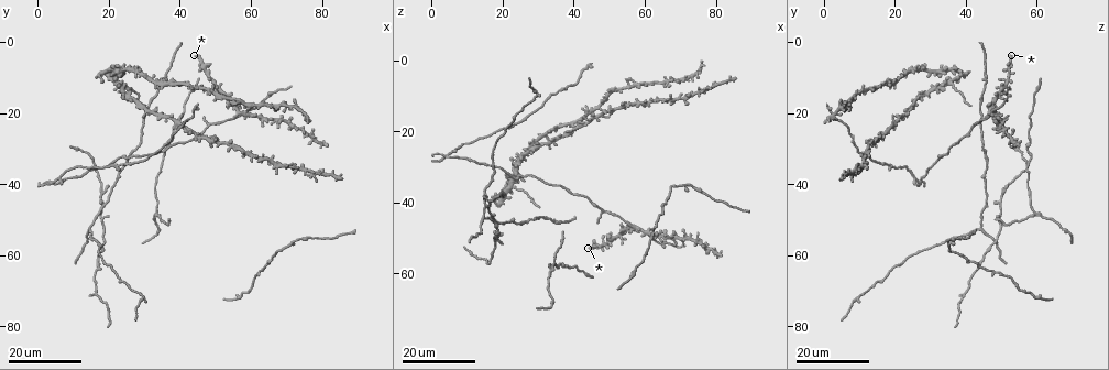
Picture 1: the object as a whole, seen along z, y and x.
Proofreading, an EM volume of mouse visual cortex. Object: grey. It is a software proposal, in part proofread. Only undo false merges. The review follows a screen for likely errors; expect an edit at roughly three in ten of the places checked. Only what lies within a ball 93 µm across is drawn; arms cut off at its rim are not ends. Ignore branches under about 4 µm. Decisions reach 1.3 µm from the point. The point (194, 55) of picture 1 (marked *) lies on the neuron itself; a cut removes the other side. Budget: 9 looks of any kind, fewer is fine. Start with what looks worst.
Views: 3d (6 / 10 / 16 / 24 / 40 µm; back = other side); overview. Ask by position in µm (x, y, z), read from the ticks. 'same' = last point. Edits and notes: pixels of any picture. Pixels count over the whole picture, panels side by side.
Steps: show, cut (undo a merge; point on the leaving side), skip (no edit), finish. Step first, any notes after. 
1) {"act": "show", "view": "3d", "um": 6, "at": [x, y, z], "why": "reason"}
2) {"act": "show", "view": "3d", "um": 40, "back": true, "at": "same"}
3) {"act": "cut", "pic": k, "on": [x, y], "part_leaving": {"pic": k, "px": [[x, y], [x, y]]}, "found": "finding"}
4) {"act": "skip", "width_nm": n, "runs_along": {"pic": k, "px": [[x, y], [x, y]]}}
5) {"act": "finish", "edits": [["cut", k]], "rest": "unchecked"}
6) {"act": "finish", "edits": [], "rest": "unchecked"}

{"act": "show", "view": "3d", "um": 24, "at": [29.0, 72.0, 9.0], "why": "sudden change in width"}

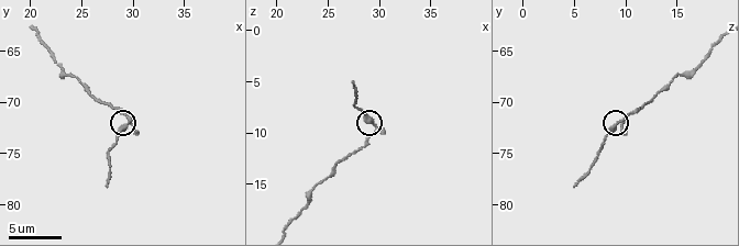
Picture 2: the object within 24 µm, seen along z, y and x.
{"act": "show", "view": "3d", "um": 10, "at": [29.8, 71.8, 9.4]}

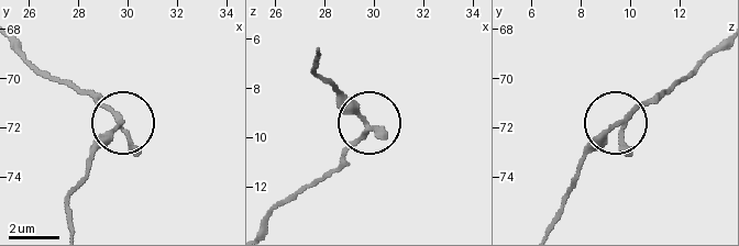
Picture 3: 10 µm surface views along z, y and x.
{"act": "skip", "runs_along": {"pic": 3, "px": [[718, 46], [582, 155]]}, "found": "all the same neuron"}

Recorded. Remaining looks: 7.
{"act": "show", "view": "3d", "um": 16, "at": [14.5, 53.0, 44.0], "why": "three arms meet"}

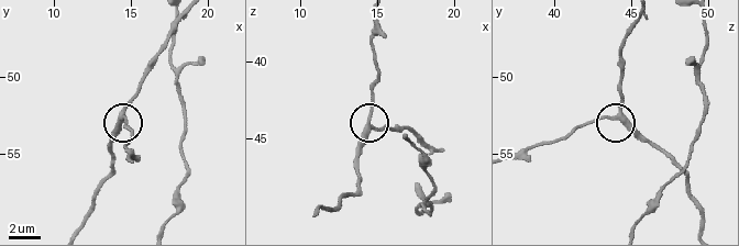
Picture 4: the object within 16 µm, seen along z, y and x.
{"act": "show", "view": "3d", "um": 10, "at": [14.4, 52.6, 44.0]}

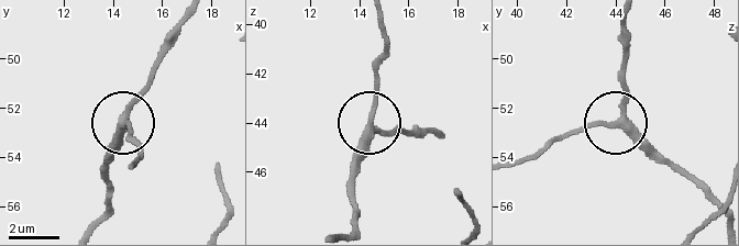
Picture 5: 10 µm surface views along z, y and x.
{"act": "skip", "side_arm_um": 14, "arms": 3, "found": "all the same neuron"}

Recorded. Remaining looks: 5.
{"act": "show", "view": "3d", "um": 16, "at": [22.5, 11.5, 35.5], "why": "three arms meet"}

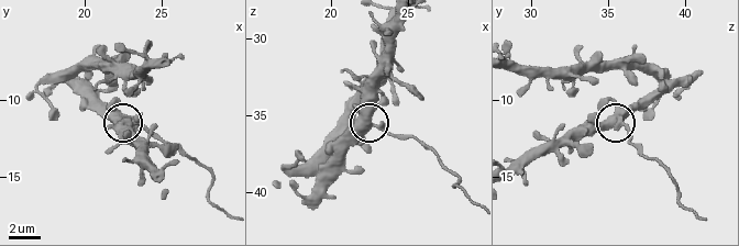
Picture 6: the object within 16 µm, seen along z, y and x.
{"act": "show", "view": "3d", "um": 10, "at": [22.8, 11.2, 35.6]}

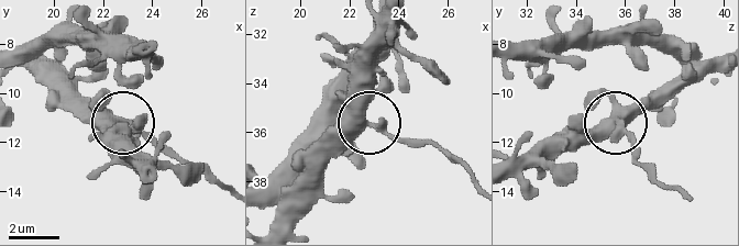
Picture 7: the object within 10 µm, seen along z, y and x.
{"act": "cut", "pic": 7, "on": [401, 140], "side_arm_um": 88, "part_leaving": {"pic": 7, "px": [[131, 118], [223, 182]]}, "found": "two neurons meet here"}

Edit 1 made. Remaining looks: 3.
{"act": "show", "view": "overview"}

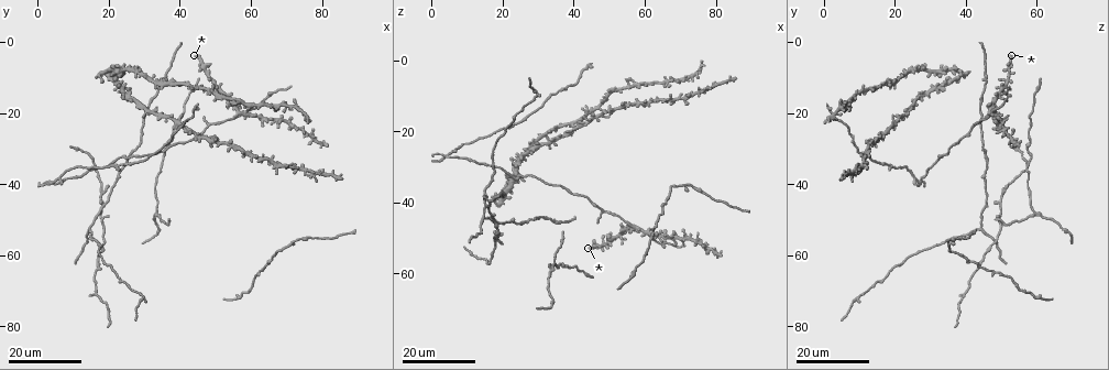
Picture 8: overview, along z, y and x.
{"act": "show", "view": "3d", "um": 16, "at": [17.5, 71.5, 39.0], "why": "side arm on a straight run"}

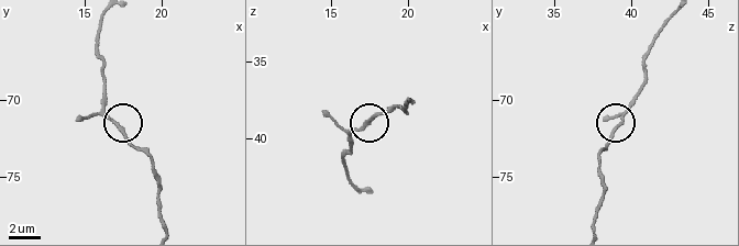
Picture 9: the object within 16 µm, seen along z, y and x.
{"act": "show", "view": "3d", "um": 6, "at": [16.6, 71.2, 39.4]}

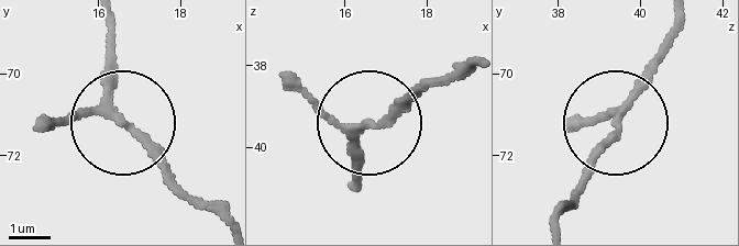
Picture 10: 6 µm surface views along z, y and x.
{"act": "skip", "width_nm": 160, "runs_along": {"pic": 10, "px": [[103, 26], [107, 100], [195, 202]]}, "found": "one neuron here"}

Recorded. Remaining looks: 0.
{"act": "finish", "edits": [["cut", 7]], "rest": "unchecked"}

